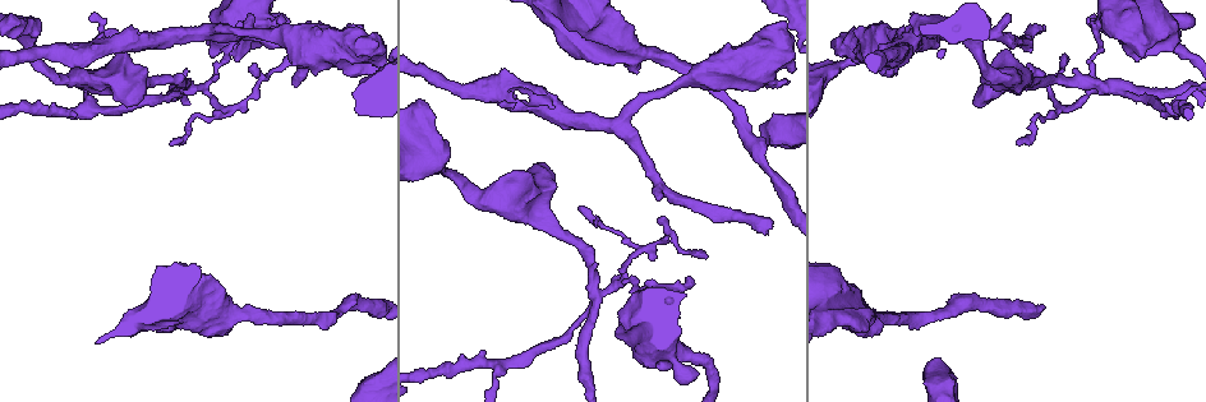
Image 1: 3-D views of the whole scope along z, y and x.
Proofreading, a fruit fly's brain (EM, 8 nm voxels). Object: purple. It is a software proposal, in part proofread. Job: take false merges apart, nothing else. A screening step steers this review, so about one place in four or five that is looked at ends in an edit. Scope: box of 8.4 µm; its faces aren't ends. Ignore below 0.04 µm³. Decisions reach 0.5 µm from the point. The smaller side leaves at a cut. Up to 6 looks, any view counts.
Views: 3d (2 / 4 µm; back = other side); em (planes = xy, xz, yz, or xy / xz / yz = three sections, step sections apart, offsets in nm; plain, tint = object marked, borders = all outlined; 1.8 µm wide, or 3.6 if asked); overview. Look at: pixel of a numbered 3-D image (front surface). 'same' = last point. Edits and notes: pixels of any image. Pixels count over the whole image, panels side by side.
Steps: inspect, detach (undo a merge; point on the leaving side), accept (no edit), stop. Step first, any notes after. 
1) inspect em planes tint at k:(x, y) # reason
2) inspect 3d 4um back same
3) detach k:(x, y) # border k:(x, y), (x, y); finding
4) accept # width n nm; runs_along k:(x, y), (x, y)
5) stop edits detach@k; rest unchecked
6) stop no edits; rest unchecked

inspect em xy step 16 tint at 1:(431, 164) # thick turns thin

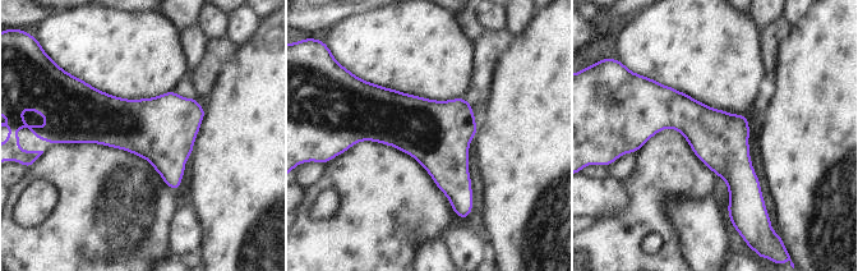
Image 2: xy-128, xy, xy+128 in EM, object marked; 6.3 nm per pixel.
inspect em planes tint same

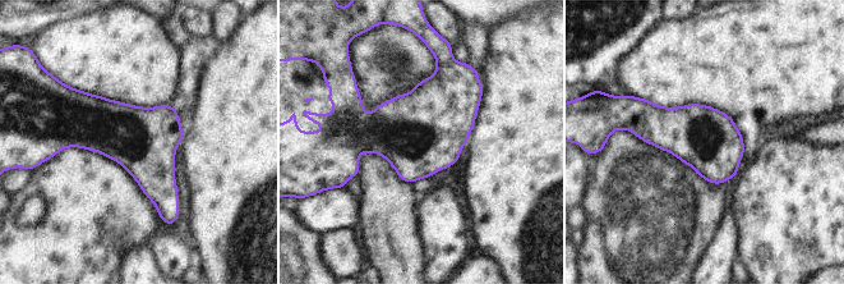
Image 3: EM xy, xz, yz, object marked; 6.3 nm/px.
accept # all the same neuron

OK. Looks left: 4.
inspect 3d 2um at 1:(548, 110) # narrows sharply

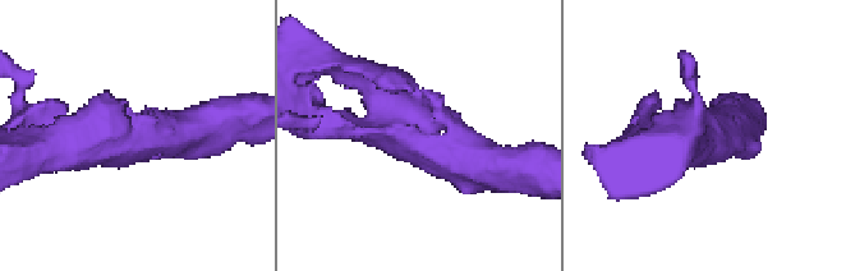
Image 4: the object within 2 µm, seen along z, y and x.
inspect em planes tint at 4:(132, 138) # need the tissue

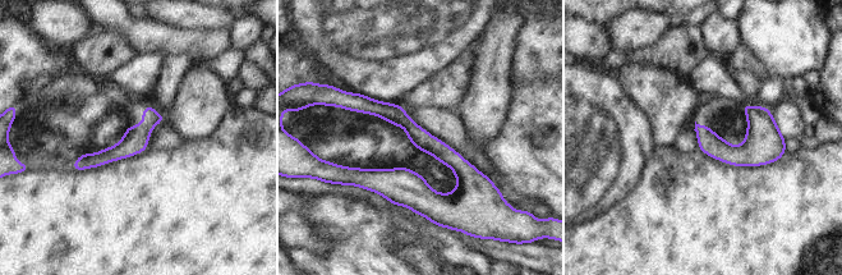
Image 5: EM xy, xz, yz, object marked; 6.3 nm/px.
accept # runs_along 5:(357, 96), (461, 170), (461, 189), (427, 214); continuous, no second neuron

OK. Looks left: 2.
stop no edits; rest unchecked

